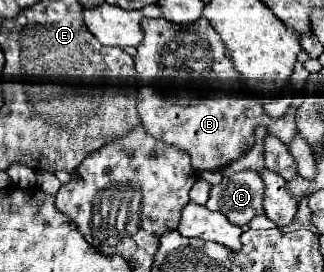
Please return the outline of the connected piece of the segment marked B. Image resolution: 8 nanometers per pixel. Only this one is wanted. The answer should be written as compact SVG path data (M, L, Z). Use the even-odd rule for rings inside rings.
M139 87L137 111L147 133L189 153L195 171L217 171L245 155L255 143L257 127L265 127L269 135L279 137L285 145L289 145L297 135L295 107L289 107L283 117L273 119L265 113L263 101L247 97L207 97L207 103L177 105L161 97L153 87Z

